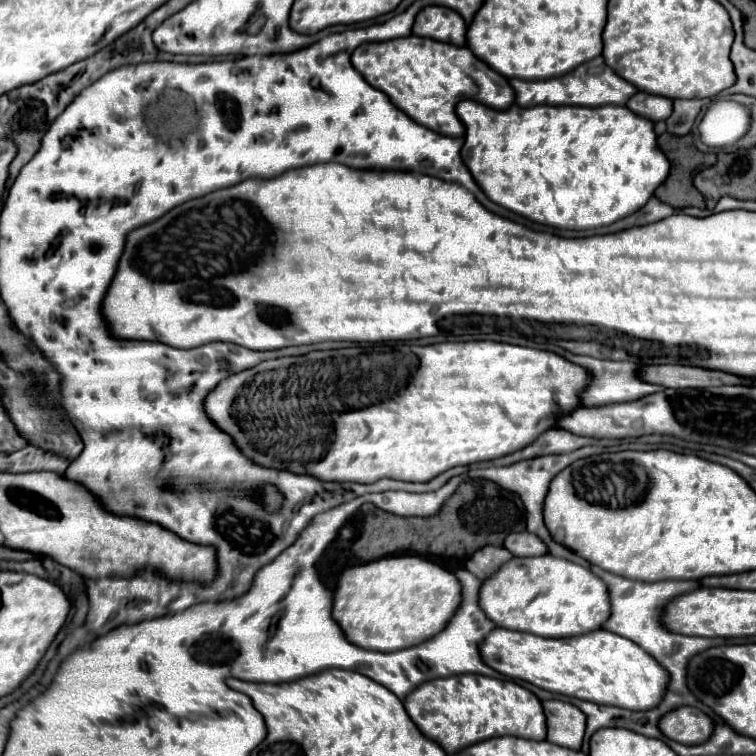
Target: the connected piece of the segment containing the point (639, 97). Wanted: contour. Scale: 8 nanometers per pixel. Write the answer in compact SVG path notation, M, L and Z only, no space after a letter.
M639 91L627 101L627 107L649 121L661 121L669 117L669 111L673 111L673 101L659 95L645 95L643 91Z

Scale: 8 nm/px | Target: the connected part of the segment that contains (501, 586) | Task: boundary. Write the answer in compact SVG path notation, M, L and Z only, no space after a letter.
M553 555L513 557L511 561L503 563L491 577L487 577L481 583L479 605L497 627L527 631L541 637L573 637L573 635L589 633L593 629L599 629L607 621L609 609L611 609L607 585L599 577L595 577L589 569L577 563L571 563L567 559L559 559Z

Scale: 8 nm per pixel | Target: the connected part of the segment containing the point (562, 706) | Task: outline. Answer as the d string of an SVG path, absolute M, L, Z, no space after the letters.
M543 701L547 717L547 741L567 749L581 749L585 735L585 715L565 701Z

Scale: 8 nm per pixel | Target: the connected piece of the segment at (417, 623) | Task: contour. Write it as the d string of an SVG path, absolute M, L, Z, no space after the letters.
M415 555L389 557L365 565L347 567L339 575L333 595L333 619L337 621L349 643L363 649L397 651L423 643L425 639L431 639L433 633L437 635L437 631L441 631L441 627L445 627L445 623L453 617L457 603L461 603L461 587L453 573Z

